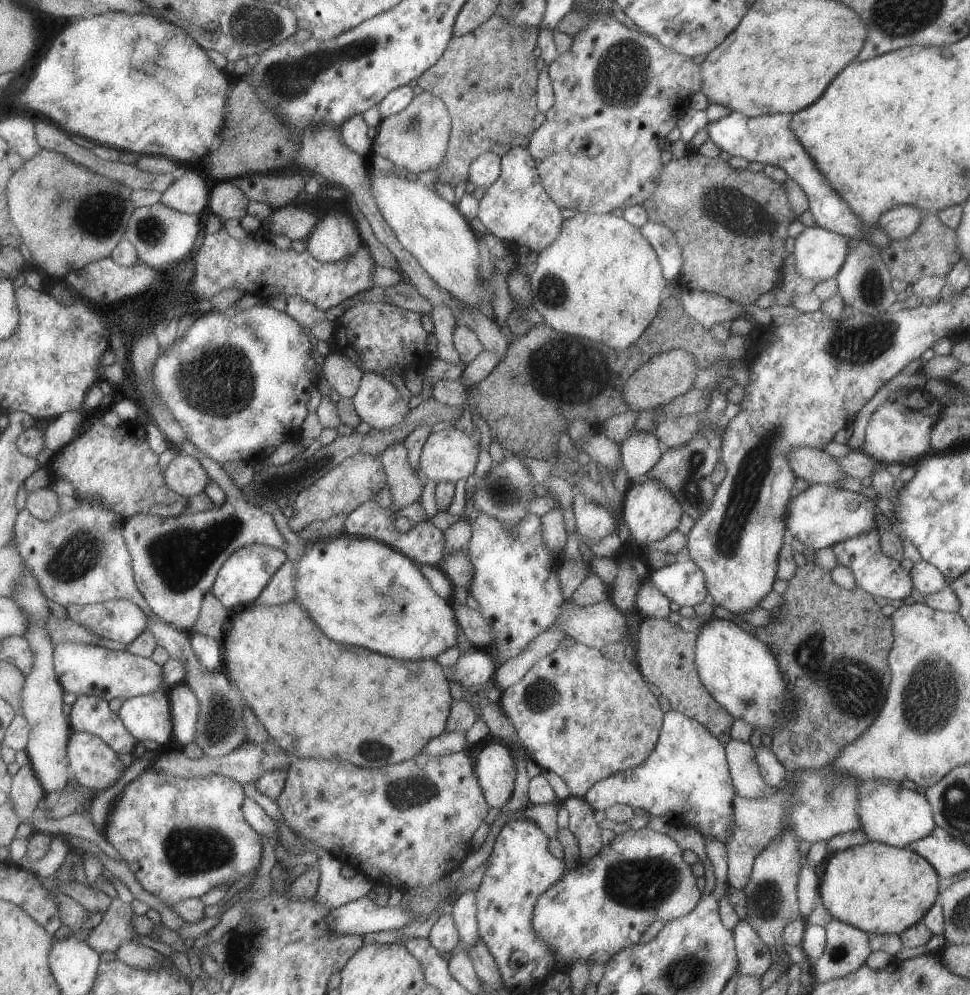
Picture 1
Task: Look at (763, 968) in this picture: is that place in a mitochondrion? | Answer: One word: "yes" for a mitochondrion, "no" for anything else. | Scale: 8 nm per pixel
no

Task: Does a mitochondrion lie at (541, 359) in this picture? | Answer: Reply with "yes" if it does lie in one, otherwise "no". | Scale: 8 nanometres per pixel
yes

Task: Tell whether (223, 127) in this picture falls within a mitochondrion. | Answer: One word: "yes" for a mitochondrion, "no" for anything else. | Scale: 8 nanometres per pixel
no

